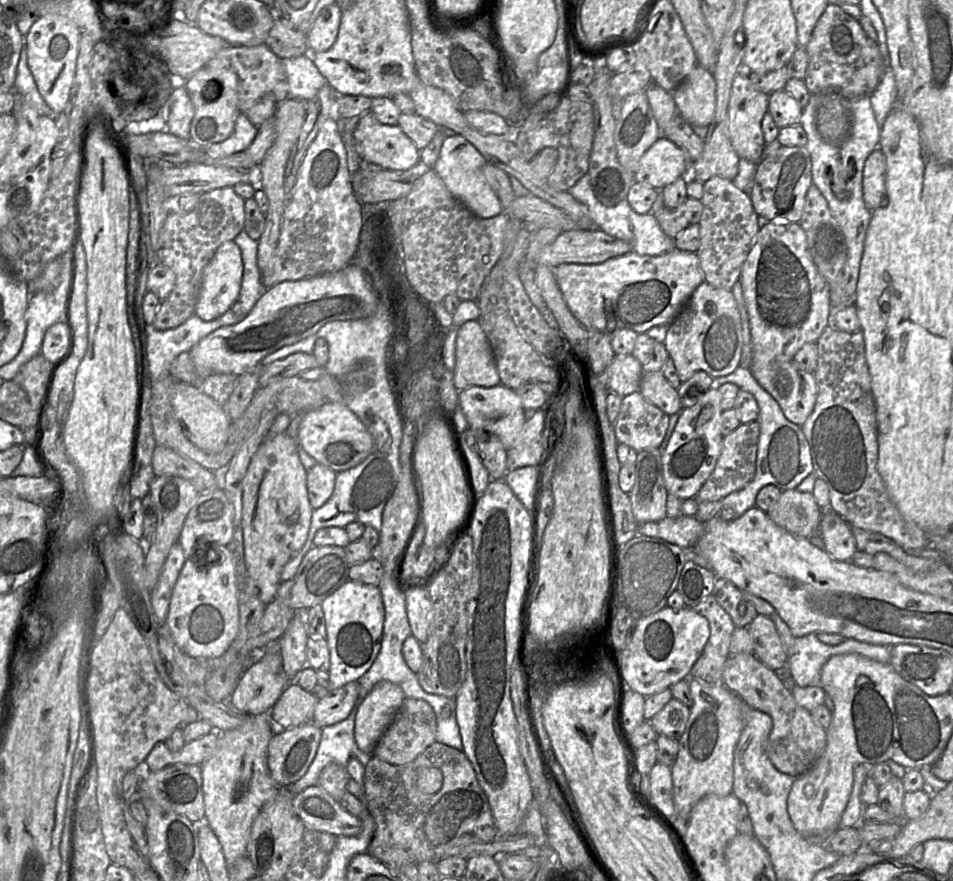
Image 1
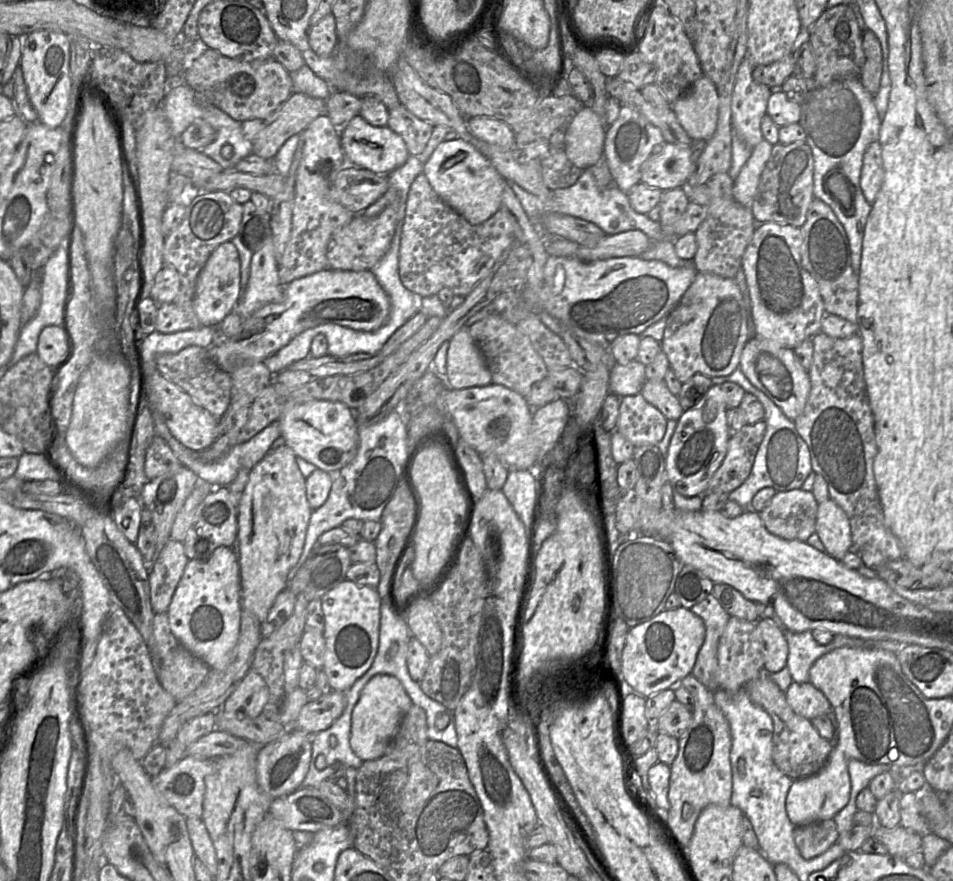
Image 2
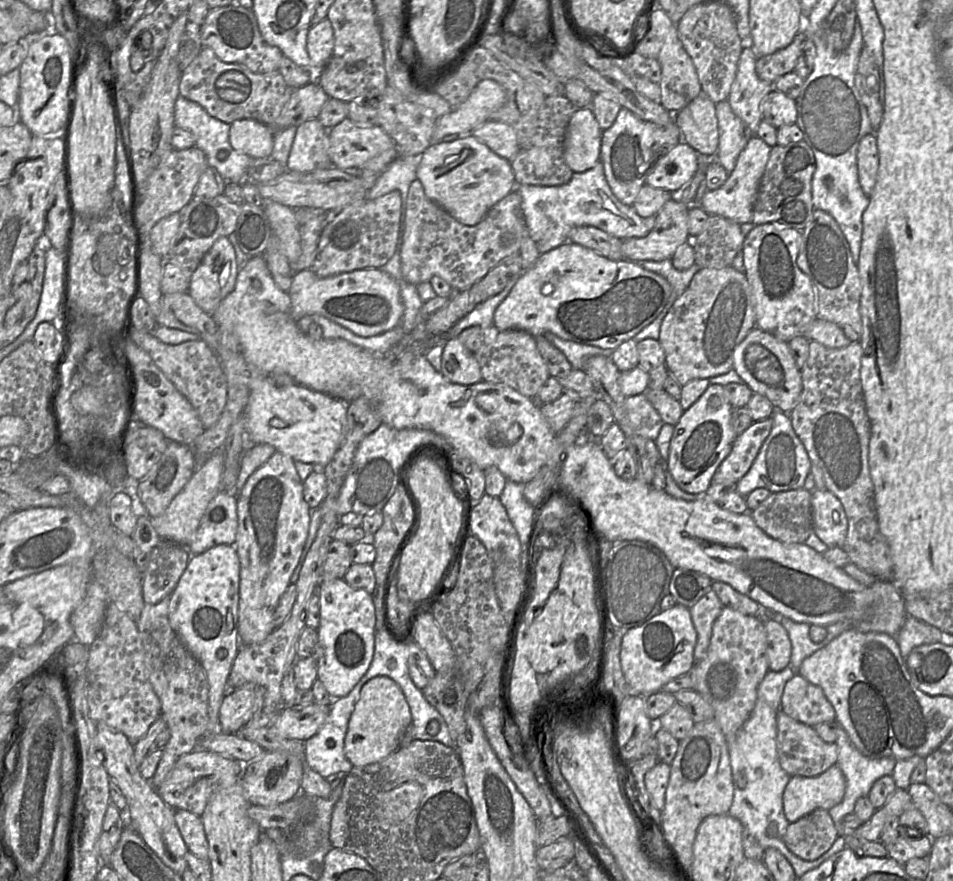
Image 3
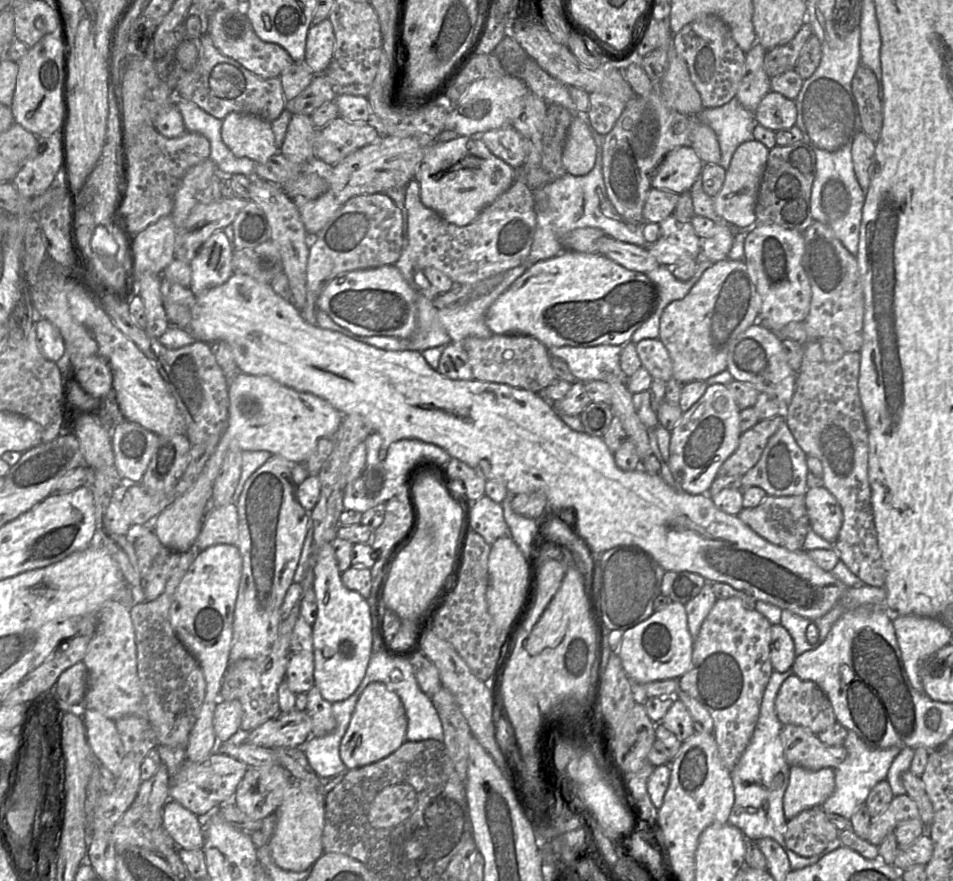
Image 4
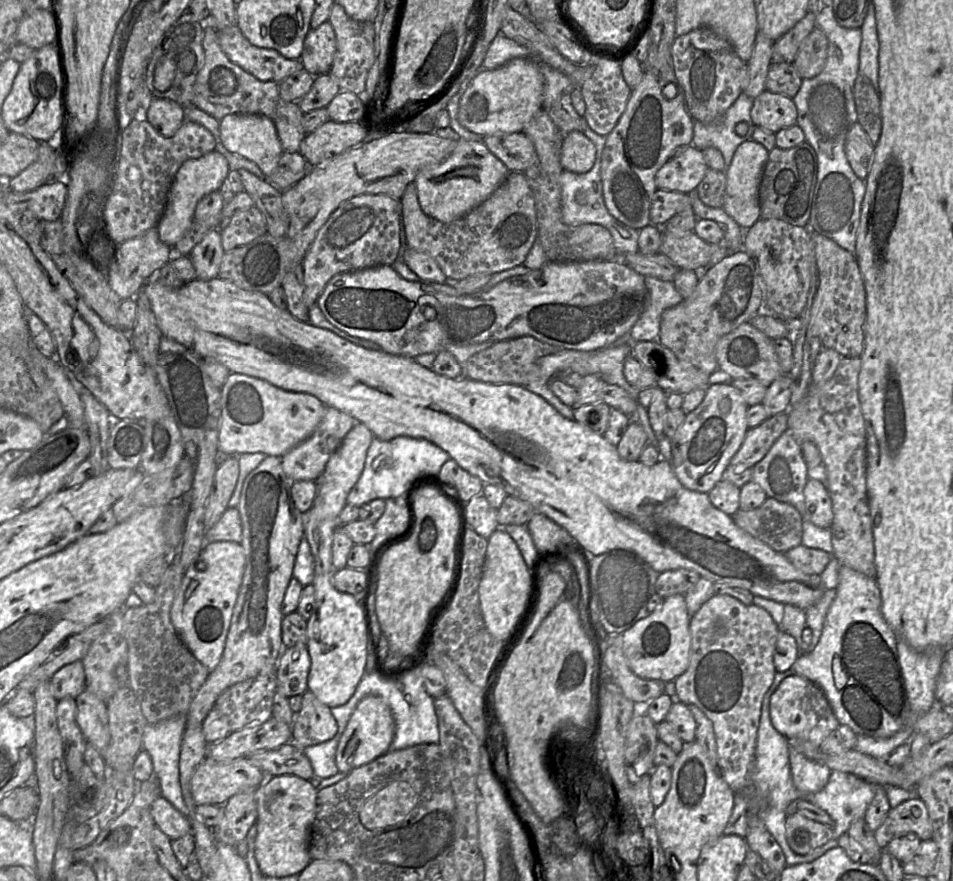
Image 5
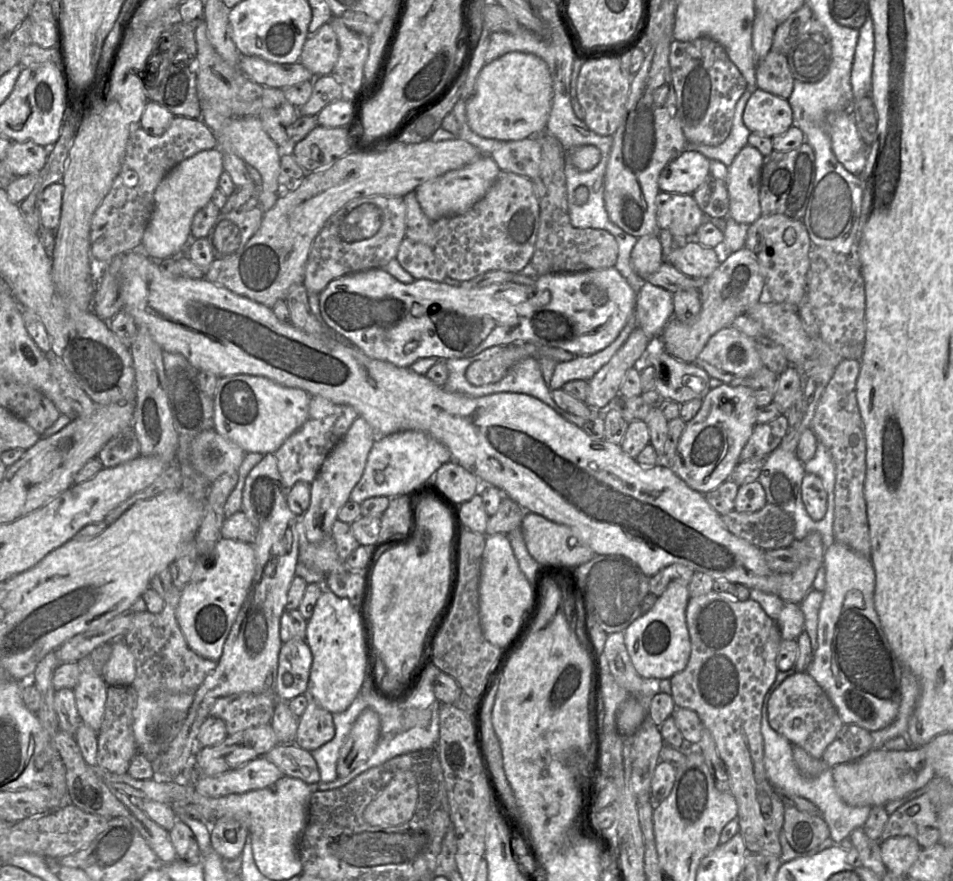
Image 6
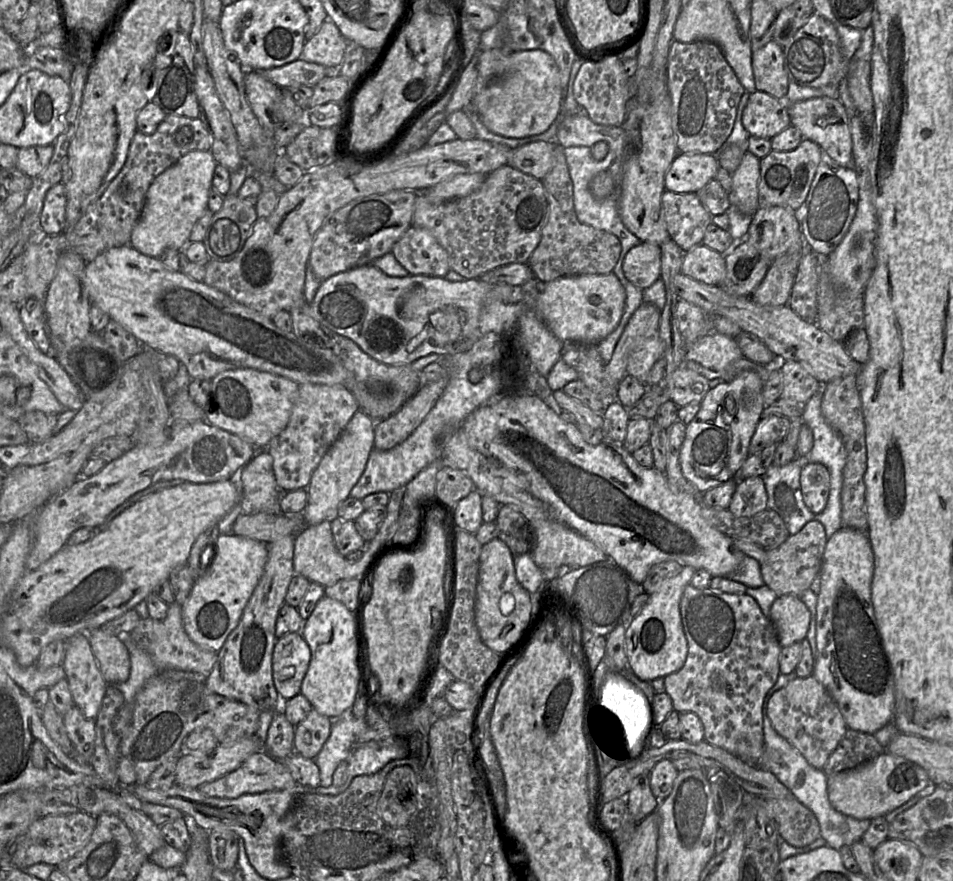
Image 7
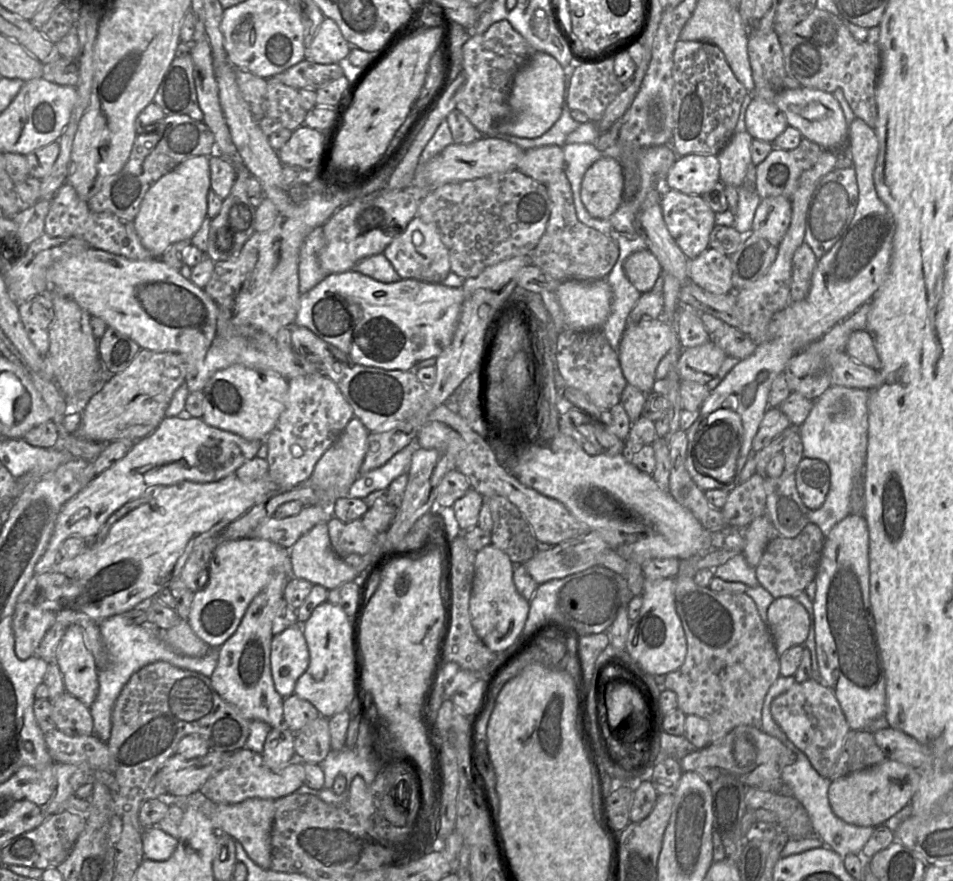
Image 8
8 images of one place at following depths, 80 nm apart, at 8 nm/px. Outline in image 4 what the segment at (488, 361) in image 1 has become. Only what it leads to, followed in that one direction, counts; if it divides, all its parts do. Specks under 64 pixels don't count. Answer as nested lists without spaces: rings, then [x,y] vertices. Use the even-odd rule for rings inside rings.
[[[461,343],[443,347],[437,372],[452,380],[473,380],[469,357]]]

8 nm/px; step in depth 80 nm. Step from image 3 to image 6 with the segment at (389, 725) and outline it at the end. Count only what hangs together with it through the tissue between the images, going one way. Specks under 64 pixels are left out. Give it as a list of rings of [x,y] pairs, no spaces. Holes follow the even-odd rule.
[[[364,709],[355,721],[348,738],[340,749],[336,772],[338,777],[348,776],[359,765],[366,762],[374,753],[380,738],[380,717],[373,709]]]

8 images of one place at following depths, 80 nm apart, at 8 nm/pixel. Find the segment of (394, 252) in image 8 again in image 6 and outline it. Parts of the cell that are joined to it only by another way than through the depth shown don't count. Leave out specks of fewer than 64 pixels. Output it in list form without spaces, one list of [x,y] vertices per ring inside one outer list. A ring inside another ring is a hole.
[[[407,237],[402,240],[396,259],[415,279],[444,282],[447,276],[443,264],[429,246]]]

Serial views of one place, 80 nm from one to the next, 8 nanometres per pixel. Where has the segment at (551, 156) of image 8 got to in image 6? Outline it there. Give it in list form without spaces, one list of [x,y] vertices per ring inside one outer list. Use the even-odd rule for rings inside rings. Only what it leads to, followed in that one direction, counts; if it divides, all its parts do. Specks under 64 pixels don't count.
[[[535,136],[522,140],[506,141],[490,156],[501,171],[513,172],[532,180],[539,173],[541,145]]]

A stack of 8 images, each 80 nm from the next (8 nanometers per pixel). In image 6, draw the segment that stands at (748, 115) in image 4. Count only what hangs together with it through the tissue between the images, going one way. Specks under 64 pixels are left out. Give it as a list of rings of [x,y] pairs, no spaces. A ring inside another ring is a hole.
[[[746,89],[737,101],[731,131],[721,144],[717,146],[689,144],[687,148],[703,154],[709,160],[718,160],[729,167],[736,155],[747,145],[748,137],[752,133],[743,122],[743,112],[751,94],[751,91]]]

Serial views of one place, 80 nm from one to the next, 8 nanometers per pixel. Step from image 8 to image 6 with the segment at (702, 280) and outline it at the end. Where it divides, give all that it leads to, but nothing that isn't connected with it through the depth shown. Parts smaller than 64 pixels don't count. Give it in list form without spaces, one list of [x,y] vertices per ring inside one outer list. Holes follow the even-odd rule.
[[[696,239],[670,253],[666,262],[695,280],[707,279],[720,264],[714,248],[703,246]]]

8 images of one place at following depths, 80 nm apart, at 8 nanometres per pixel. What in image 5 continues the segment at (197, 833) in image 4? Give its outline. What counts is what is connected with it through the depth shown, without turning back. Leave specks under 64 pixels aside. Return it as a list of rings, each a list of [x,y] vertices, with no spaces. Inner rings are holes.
[[[159,797],[152,803],[151,815],[156,826],[171,840],[192,833],[190,821],[164,797]]]

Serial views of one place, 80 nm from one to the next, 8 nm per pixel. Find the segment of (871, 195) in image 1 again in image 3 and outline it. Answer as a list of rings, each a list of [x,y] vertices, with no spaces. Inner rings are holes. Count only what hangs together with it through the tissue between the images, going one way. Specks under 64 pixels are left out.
[[[875,133],[865,135],[857,150],[858,179],[863,192],[870,197],[873,193],[878,168],[879,153]]]

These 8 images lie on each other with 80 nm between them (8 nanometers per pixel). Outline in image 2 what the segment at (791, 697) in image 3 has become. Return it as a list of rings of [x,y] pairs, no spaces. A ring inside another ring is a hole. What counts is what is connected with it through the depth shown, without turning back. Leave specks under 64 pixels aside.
[[[793,681],[785,692],[785,696],[792,710],[810,721],[818,716],[828,715],[832,710],[825,695],[809,682]]]

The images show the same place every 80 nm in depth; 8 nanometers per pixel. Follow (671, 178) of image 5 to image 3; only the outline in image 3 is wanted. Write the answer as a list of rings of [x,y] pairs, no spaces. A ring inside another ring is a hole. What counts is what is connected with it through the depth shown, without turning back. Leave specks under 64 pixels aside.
[[[680,141],[656,160],[645,177],[645,184],[679,193],[700,165],[700,155],[687,143]]]

